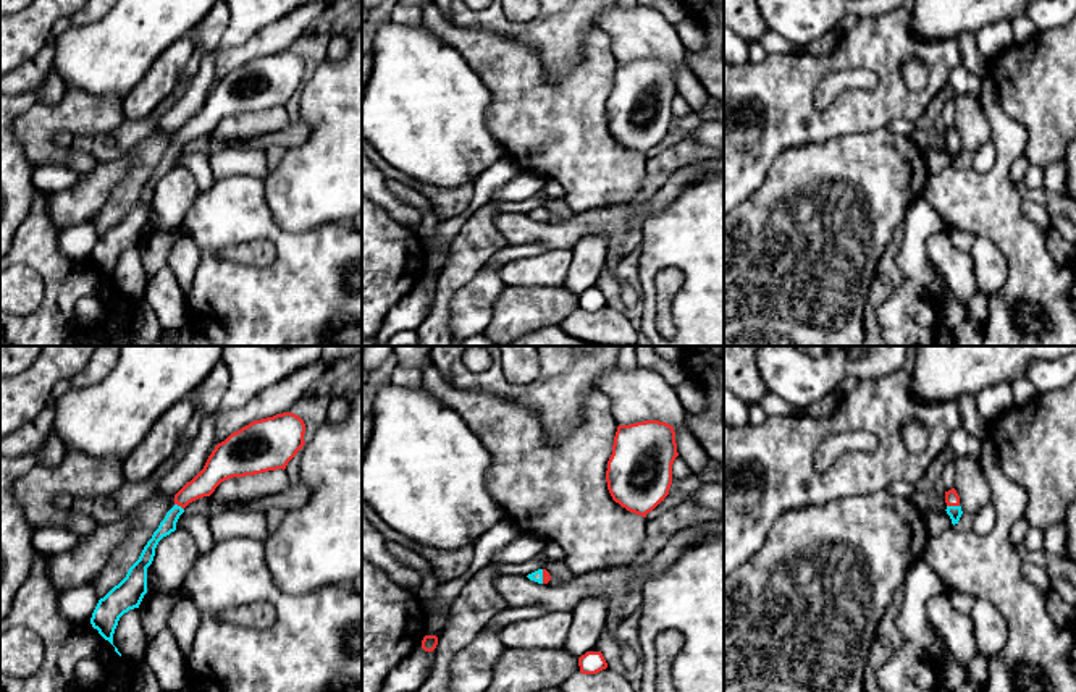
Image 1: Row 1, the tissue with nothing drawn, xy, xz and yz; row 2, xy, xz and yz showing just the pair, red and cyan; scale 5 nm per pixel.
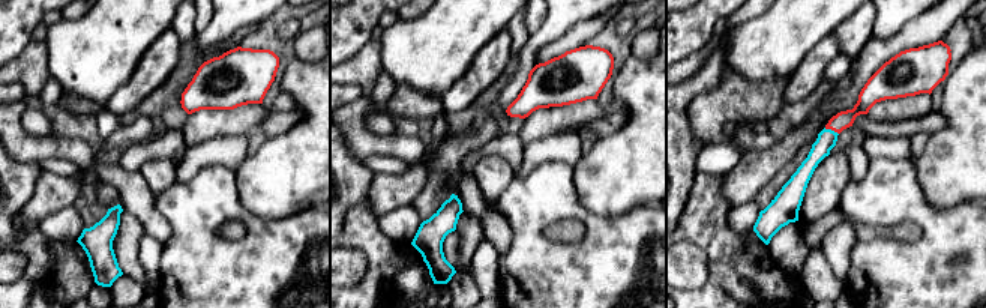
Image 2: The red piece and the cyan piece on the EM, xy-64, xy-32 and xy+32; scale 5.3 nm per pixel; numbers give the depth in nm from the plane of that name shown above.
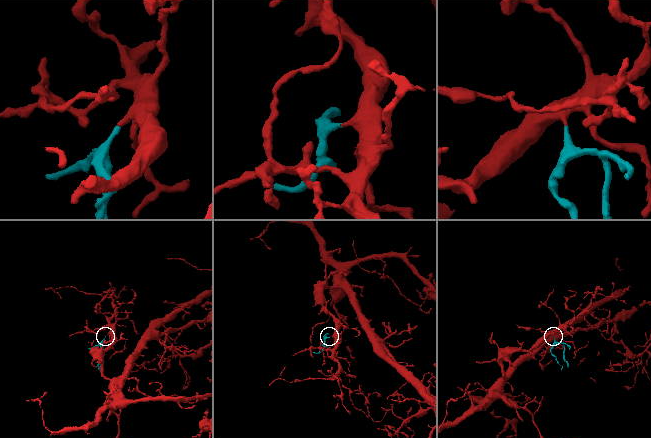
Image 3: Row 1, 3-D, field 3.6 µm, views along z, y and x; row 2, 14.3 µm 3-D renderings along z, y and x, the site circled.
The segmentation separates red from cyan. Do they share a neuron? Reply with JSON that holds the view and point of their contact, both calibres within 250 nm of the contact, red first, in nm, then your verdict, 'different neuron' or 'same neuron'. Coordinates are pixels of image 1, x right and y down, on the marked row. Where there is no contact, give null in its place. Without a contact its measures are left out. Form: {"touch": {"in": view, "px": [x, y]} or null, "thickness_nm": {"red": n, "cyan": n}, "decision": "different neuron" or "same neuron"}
{"touch": {"in": "yz", "px": [954, 505]}, "thickness_nm": {"red": 70, "cyan": 70}, "decision": "same neuron"}

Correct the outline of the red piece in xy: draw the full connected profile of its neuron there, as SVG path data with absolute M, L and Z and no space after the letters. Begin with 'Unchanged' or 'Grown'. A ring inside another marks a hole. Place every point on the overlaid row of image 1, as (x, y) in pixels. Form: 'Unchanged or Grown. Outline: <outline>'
Grown. Outline: M283 412L254 420L218 443L204 469L174 495L174 506L166 513L126 577L99 600L90 618L92 627L113 645L120 618L139 608L147 593L147 568L153 561L158 542L176 530L184 508L199 498L210 496L228 479L284 470L305 445L304 433L304 420L292 412Z

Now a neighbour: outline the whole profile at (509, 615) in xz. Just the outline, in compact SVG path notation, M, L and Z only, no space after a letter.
M506 606L502 611L499 611L491 618L491 621L488 622L488 627L493 632L499 632L507 624L512 624L522 619L541 618L546 613L549 611L543 606L522 606L522 608Z

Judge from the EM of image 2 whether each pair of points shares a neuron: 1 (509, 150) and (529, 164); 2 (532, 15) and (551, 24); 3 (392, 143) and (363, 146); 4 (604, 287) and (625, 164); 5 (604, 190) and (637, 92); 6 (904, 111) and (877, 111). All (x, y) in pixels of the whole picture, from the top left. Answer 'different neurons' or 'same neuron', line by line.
1: different neurons
2: different neurons
3: same neuron
4: different neurons
5: same neuron
6: same neuron

